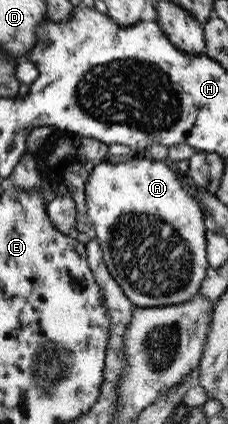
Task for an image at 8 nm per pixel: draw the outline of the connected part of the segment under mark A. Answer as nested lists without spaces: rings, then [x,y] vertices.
[[[137,158],[120,163],[107,163],[102,160],[90,170],[88,180],[84,185],[84,196],[87,216],[90,220],[91,228],[94,231],[94,237],[96,237],[98,243],[100,243],[100,252],[102,253],[102,259],[104,259],[106,269],[108,269],[110,276],[116,281],[116,284],[120,286],[120,290],[124,292],[124,296],[126,296],[132,304],[136,307],[170,306],[172,304],[186,302],[186,300],[190,300],[196,292],[199,292],[202,279],[209,270],[208,261],[206,261],[206,251],[204,250],[206,237],[204,237],[205,226],[202,219],[203,214],[201,209],[197,206],[195,199],[188,196],[184,188],[182,188],[181,175],[179,175],[179,173],[173,172],[166,166],[164,161],[161,160]]]

